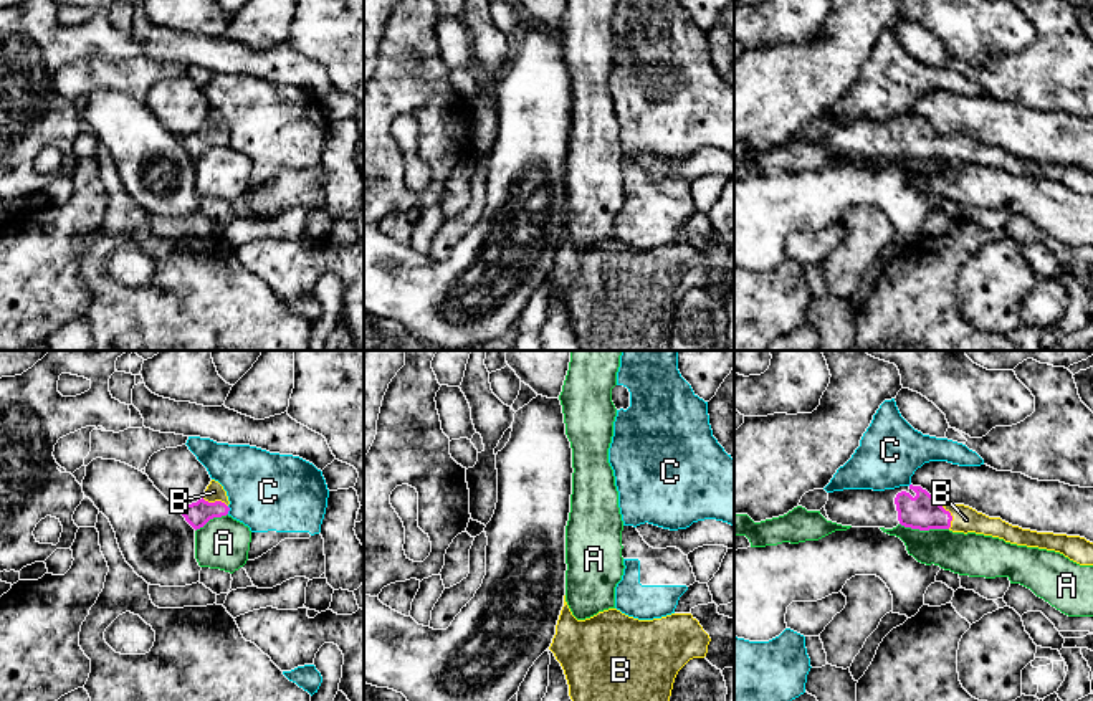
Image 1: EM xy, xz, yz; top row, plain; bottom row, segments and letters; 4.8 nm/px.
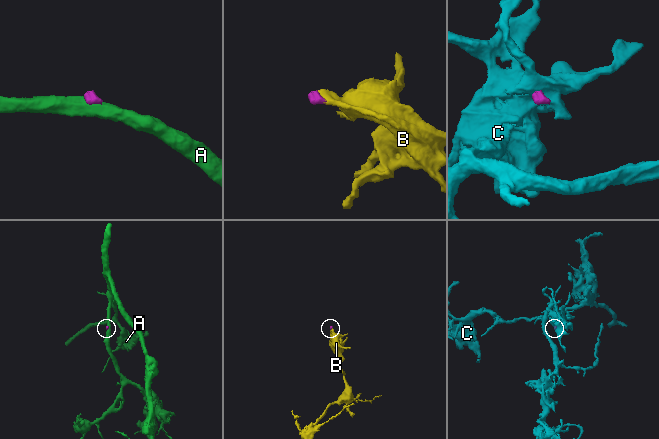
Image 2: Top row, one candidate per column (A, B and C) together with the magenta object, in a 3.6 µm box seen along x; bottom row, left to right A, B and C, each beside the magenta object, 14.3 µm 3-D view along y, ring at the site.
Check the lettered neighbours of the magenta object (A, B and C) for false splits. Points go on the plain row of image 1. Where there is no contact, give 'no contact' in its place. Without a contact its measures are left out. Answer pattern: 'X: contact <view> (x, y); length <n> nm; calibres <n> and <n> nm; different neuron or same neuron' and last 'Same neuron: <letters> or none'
A: contact yz (925, 159); length 240 nm; calibres 170 and 200 nm; different neuron
B: contact xy (215, 131); length 130 nm; calibres 120 and 90 nm; same neuron
C: contact xy (229, 139); length 40 nm; calibres 120 and 380 nm; different neuron
Same neuron: B

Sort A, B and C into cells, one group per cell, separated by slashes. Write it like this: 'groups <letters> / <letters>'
groups A / B / C

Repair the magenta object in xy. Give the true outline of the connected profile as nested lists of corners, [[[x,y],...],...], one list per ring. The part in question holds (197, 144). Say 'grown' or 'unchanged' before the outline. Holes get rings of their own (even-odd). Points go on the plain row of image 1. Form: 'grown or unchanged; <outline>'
grown; [[[212,109],[207,116],[203,127],[197,132],[180,137],[185,150],[197,160],[203,157],[210,149],[227,145],[230,131],[223,116]]]

